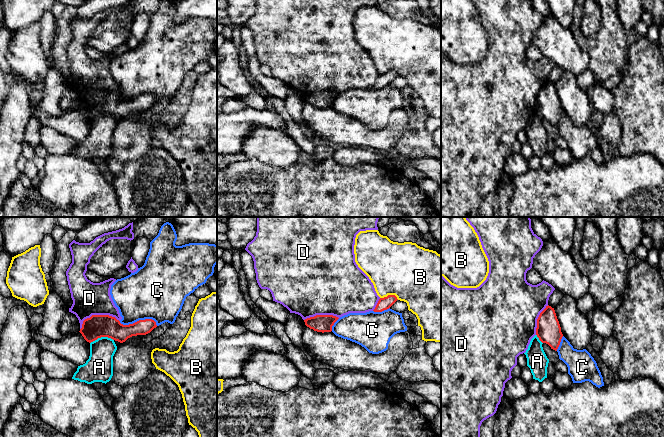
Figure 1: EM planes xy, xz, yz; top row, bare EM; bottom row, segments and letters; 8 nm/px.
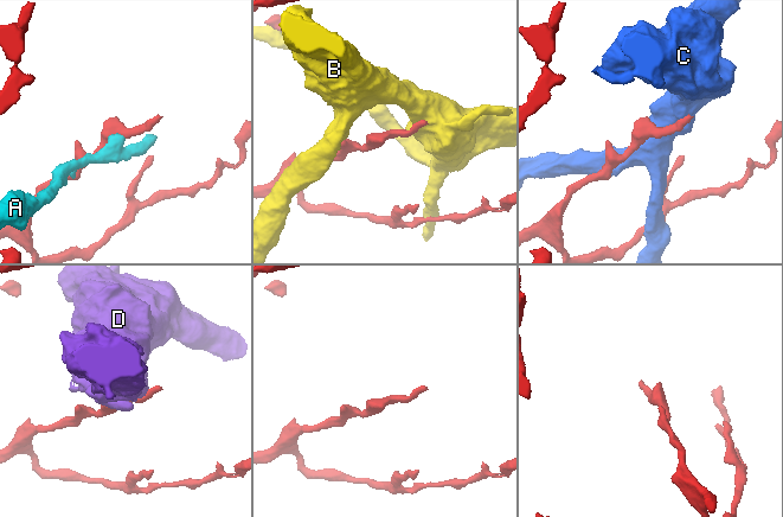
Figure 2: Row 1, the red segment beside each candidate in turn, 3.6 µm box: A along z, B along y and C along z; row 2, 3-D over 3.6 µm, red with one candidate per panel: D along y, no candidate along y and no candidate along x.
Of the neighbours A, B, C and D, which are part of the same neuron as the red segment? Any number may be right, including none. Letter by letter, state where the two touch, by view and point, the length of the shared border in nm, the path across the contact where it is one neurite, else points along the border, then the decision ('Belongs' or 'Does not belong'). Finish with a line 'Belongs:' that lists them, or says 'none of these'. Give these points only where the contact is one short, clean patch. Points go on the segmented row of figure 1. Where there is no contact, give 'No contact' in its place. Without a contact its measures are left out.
A: Touches red at xy (101, 336). Shared border 190 nm. Boundary: xy (113, 339), (98, 337), (90, 343). Does not belong
B: Touches red at xz (389, 295). Shared border 150 nm. Does not belong
C: Touches red at xy (138, 321). Shared border 320 nm. Does not belong
D: Touches red at xy (96, 315). Shared border 320 nm. Does not belong
Belongs: none of these

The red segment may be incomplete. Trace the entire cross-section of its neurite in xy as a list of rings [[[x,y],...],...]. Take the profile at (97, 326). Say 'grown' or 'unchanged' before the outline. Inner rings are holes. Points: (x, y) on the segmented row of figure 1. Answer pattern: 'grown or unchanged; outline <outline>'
unchanged; outline [[[92,315],[83,321],[79,332],[89,343],[101,337],[108,337],[123,343],[132,336],[146,335],[156,327],[156,322],[152,319],[123,325],[115,317],[109,315]]]

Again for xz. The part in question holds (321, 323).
unchanged; outline [[[316,315],[304,320],[305,325],[317,332],[331,332],[332,326],[339,318],[333,315]]]

